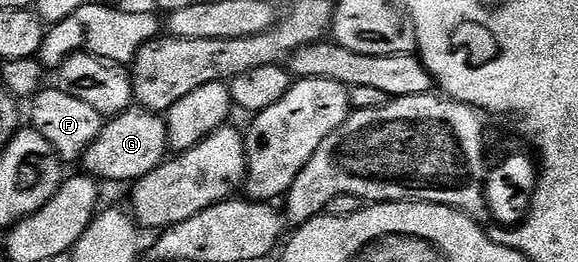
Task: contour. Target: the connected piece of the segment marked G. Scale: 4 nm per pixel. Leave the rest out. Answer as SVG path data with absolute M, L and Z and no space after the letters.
M133 105L105 122L95 141L84 150L83 170L97 181L109 179L112 183L132 185L136 180L146 177L146 173L158 169L169 151L167 122L157 112Z

